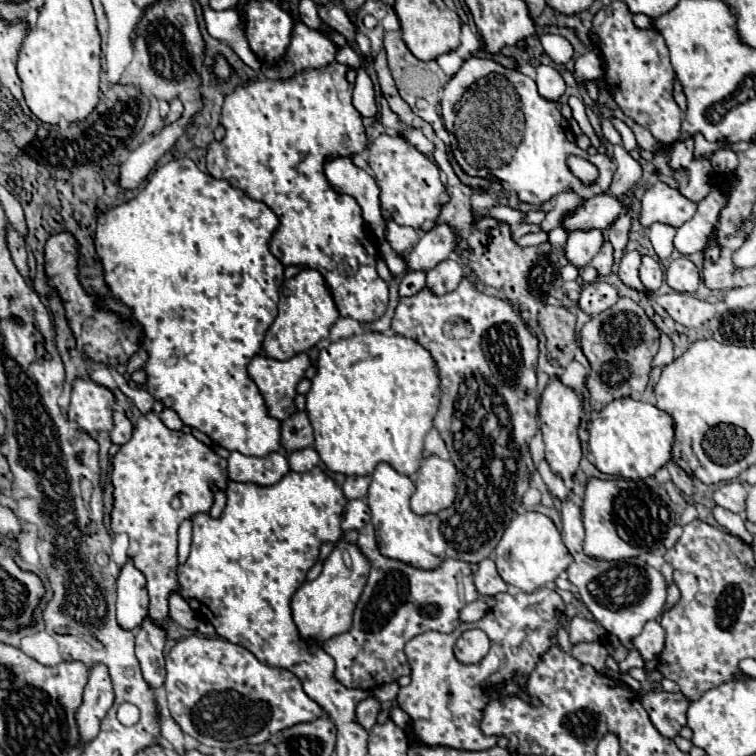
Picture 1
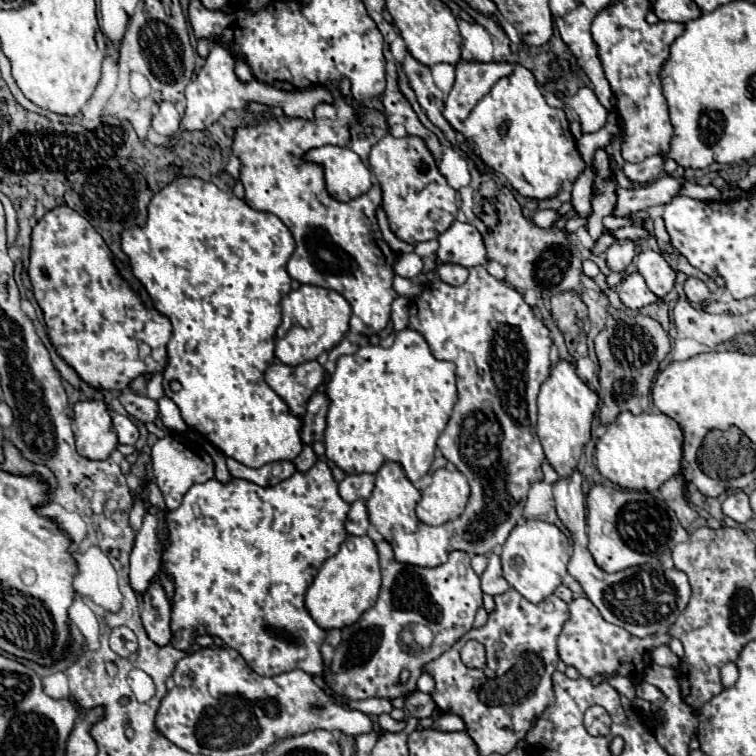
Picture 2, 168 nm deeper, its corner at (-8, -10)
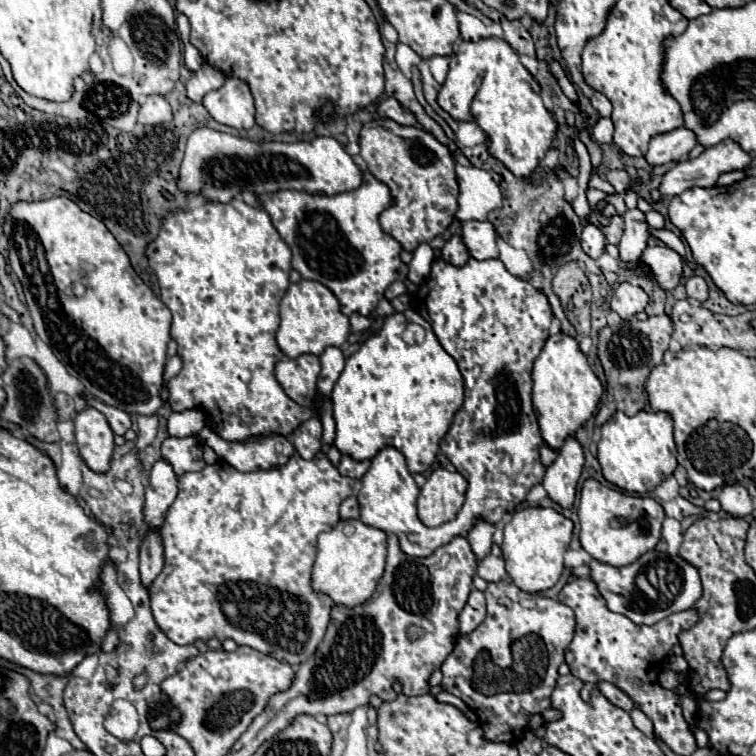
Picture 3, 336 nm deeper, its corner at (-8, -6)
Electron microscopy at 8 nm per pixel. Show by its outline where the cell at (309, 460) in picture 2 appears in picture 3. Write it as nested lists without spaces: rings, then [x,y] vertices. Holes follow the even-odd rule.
[[[311,418],[307,422],[303,422],[301,426],[297,426],[297,430],[293,430],[291,434],[291,442],[297,450],[297,454],[301,454],[305,460],[313,458],[319,448],[321,448],[321,422],[317,418]]]

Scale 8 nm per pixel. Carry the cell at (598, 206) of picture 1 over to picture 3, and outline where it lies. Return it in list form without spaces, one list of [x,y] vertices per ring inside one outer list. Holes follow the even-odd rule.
[[[725,140],[717,146],[705,148],[697,158],[677,162],[677,166],[663,176],[659,188],[663,196],[677,196],[693,186],[711,188],[717,184],[717,178],[721,174],[745,170],[749,164],[751,156],[741,150],[737,142]]]

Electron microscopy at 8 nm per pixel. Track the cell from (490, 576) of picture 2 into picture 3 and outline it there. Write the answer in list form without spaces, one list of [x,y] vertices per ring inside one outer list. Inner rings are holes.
[[[493,544],[491,552],[479,560],[479,566],[477,566],[477,574],[487,580],[487,582],[499,582],[507,576],[505,572],[505,560],[503,560],[503,554],[501,554],[501,548],[497,544]]]

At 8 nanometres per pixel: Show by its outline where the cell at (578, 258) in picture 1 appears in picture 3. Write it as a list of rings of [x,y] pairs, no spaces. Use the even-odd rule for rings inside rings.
[[[619,214],[611,216],[611,218],[609,218],[609,224],[603,228],[603,232],[605,232],[605,236],[607,236],[607,242],[617,246],[619,240],[621,240],[621,234],[623,234],[623,218],[621,218]]]

